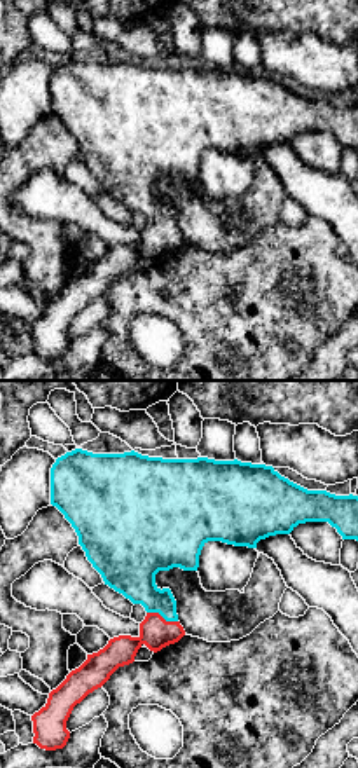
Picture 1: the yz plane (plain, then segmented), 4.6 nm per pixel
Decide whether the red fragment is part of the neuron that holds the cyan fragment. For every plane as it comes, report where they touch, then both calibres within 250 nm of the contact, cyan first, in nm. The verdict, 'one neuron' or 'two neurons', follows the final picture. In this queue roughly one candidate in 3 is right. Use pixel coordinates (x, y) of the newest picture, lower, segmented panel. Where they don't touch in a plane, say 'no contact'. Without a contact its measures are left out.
(163, 617) | 220/150 nm

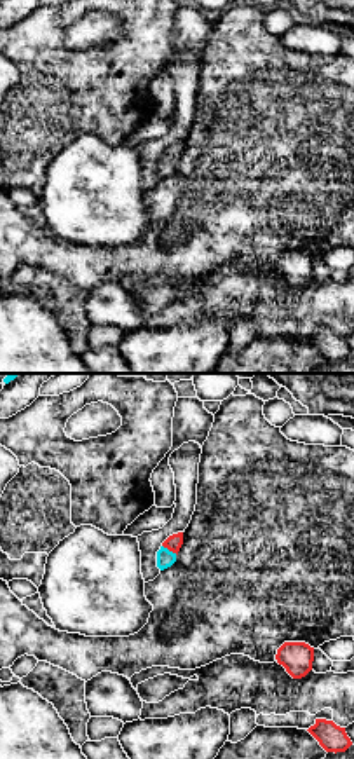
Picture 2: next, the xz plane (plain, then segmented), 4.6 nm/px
(168, 550) | 80/80 nm

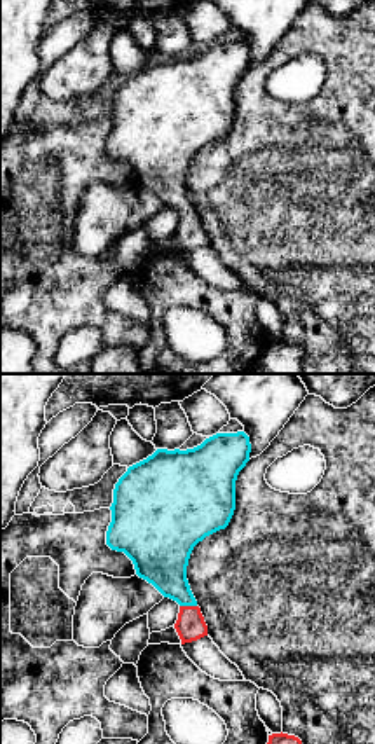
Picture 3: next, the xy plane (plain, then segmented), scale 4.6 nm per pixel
(189, 605) | 240/140 nm

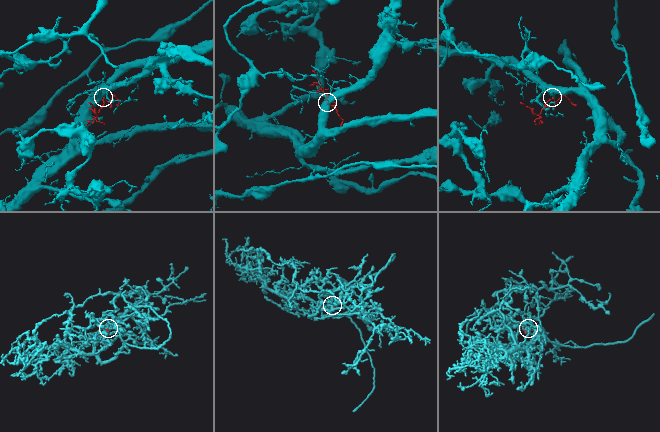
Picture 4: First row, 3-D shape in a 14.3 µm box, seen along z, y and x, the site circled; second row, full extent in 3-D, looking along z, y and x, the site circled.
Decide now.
one neuron

